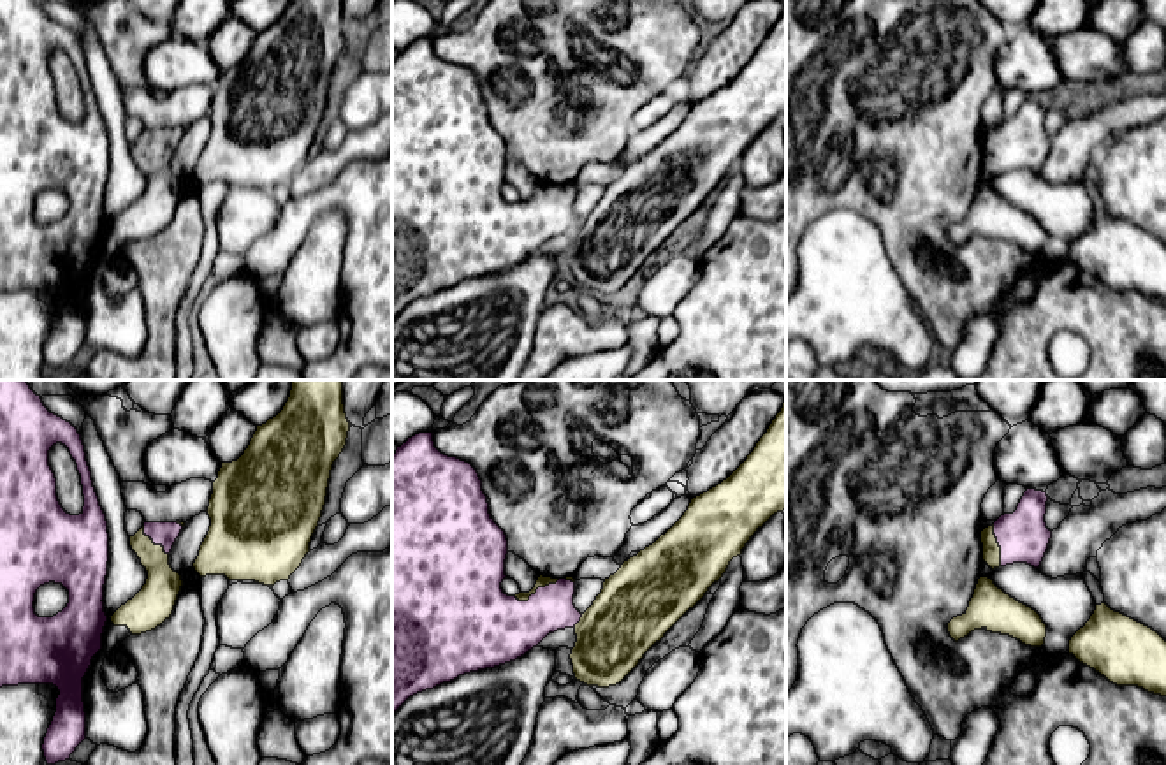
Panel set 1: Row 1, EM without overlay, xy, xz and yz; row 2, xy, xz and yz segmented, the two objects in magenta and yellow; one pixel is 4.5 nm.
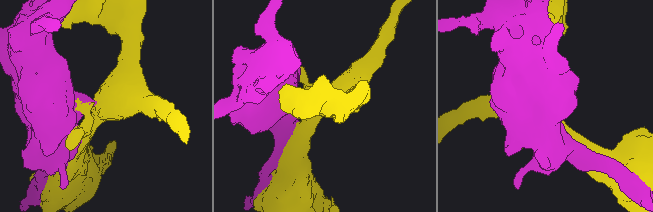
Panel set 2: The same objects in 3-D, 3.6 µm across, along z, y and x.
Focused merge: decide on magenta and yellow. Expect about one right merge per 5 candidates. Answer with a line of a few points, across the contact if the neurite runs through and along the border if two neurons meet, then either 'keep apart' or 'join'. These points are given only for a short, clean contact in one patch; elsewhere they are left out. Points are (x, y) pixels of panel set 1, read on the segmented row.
keep apart

